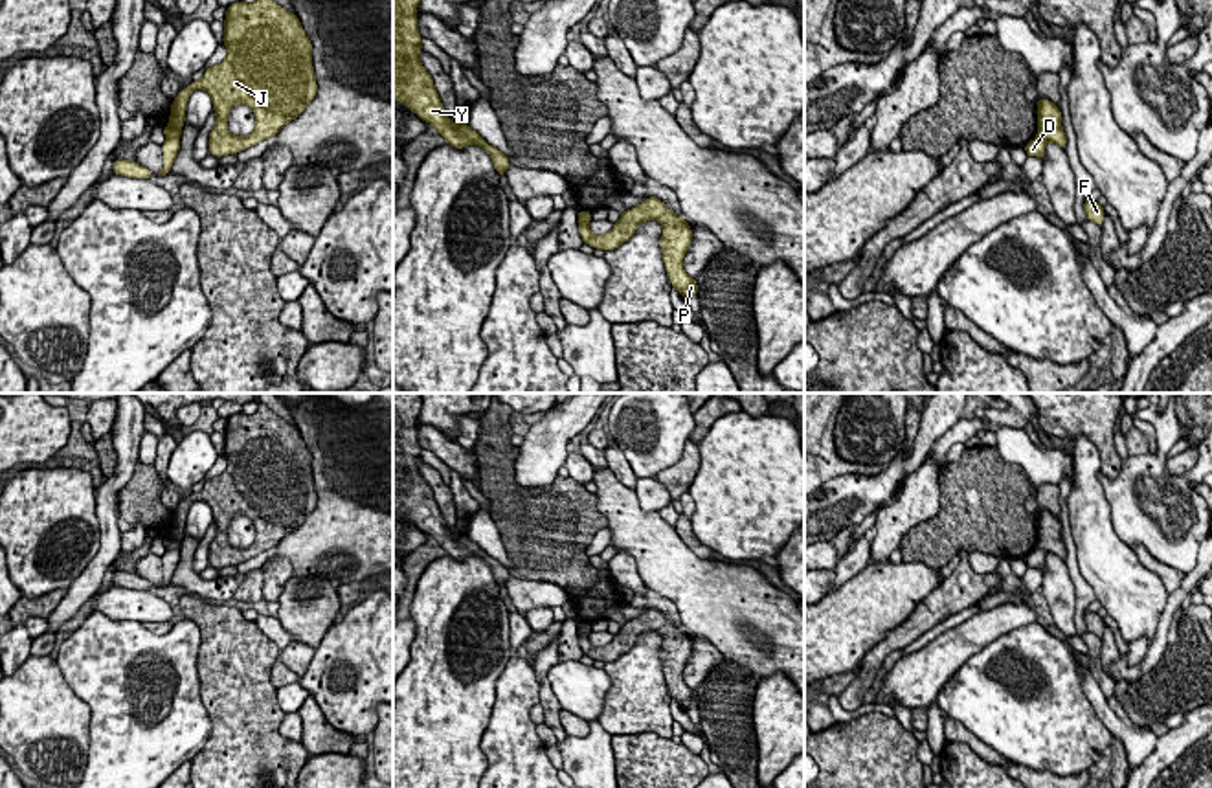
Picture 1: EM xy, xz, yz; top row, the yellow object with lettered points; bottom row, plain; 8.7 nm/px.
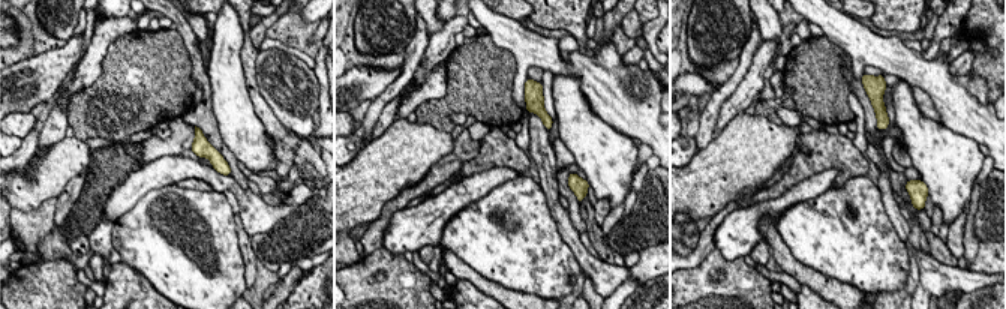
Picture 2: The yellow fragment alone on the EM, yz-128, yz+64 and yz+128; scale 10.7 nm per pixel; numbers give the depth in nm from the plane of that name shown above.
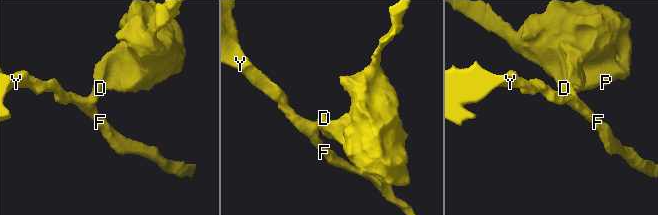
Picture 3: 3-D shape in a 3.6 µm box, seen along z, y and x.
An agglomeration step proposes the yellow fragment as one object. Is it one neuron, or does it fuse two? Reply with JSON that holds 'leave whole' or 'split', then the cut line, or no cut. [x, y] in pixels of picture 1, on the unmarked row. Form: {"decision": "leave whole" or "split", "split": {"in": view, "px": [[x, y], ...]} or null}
{"decision": "split", "split": {"in": "xy", "px": [[168, 548], [179, 550]]}}

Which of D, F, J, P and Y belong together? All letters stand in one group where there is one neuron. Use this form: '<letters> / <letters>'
D F Y / J P

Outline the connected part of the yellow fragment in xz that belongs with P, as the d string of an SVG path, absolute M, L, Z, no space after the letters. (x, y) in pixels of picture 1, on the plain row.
M648 608L645 614L635 619L621 625L621 630L613 636L608 645L593 647L589 643L589 634L578 632L578 643L584 656L593 658L595 661L615 661L635 645L637 637L645 632L659 632L663 637L663 647L659 652L663 663L663 674L670 696L689 711L692 705L698 705L696 691L689 689L683 681L683 670L692 656L692 641L689 639L687 630L679 630L672 621L665 617L663 612Z

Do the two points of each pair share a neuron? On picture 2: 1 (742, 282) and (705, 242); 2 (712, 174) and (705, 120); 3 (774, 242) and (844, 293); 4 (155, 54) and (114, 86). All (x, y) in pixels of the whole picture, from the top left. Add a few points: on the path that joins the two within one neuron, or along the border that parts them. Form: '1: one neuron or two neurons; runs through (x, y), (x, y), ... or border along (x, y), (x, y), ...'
1: two neurons; border along (714, 248), (699, 264), (685, 269)
2: two neurons; border along (714, 137), (699, 150)
3: one neuron; runs through (787, 260), (801, 273), (826, 287)
4: one neuron; runs through (144, 65), (125, 84)

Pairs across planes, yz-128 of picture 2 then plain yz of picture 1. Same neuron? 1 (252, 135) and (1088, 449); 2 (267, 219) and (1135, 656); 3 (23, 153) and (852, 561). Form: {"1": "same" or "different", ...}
{"1": "same", "2": "different", "3": "same"}

